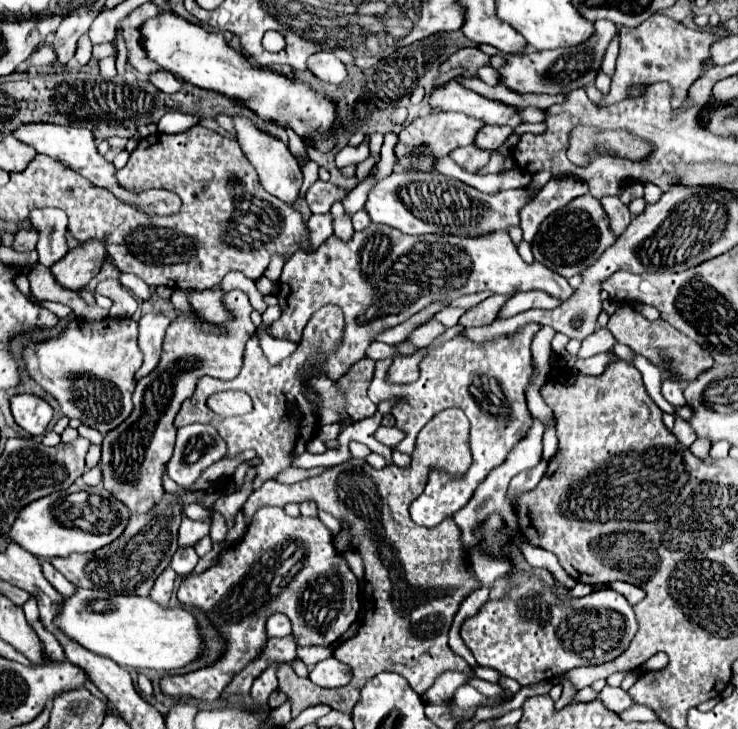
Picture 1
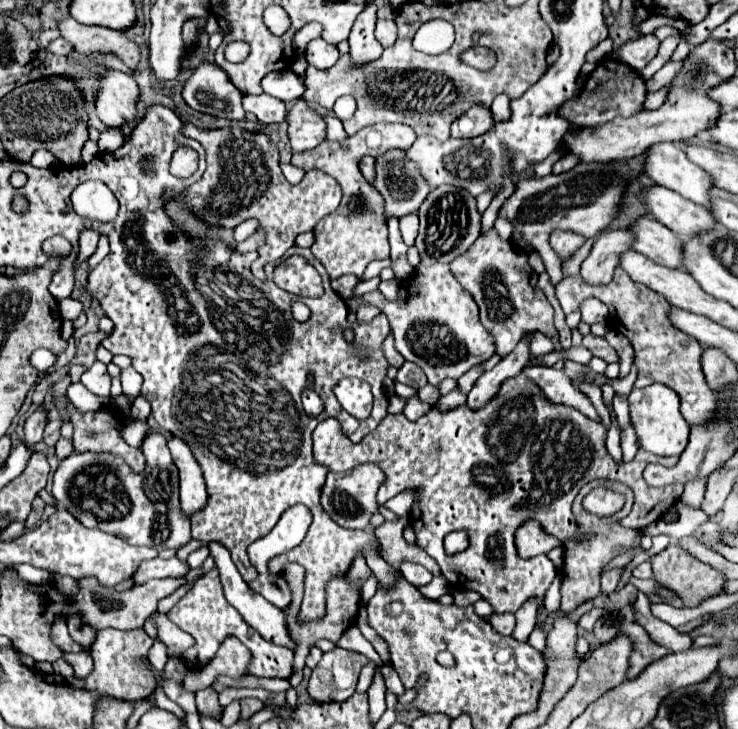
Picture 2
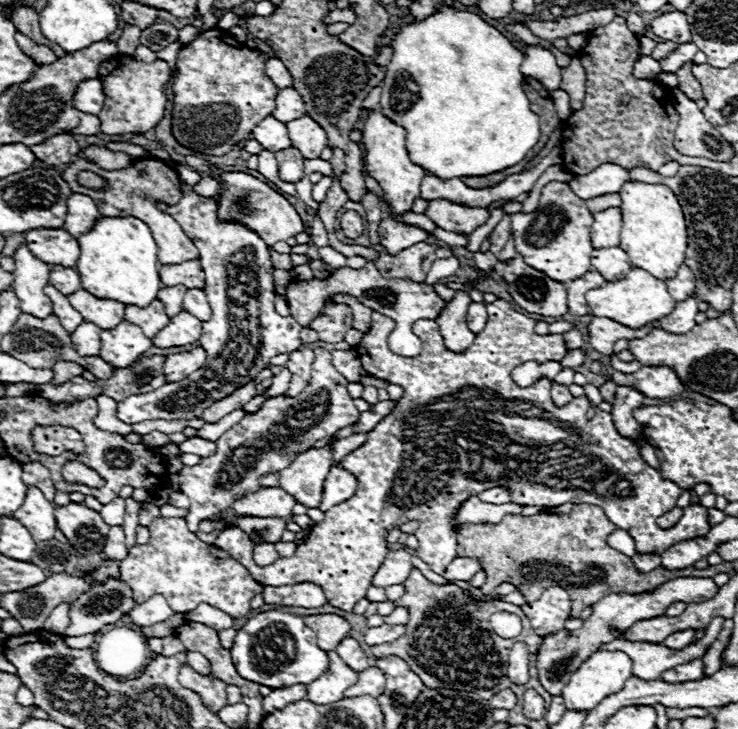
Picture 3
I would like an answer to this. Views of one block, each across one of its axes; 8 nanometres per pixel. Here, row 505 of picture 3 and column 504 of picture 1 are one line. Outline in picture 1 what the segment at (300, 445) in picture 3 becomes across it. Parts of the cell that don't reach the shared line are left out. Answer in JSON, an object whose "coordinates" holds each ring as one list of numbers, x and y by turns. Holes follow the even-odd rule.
{"coordinates":[[392,172,388,178,380,180,368,194,366,212,370,214,372,222,392,226,404,234,458,234,458,236,484,236,488,232,508,232,512,226,520,226,520,210,532,200,528,188,516,190,502,190,498,194,486,194,472,186,466,186,460,180,446,178,440,172]]}

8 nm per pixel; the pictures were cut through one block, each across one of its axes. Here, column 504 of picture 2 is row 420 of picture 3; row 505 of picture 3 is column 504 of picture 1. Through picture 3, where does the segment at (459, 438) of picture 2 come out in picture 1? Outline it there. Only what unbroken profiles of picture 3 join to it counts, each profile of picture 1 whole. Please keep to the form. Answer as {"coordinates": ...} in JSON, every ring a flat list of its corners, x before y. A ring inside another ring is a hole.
{"coordinates":[[528,324,510,338,494,340,486,346,476,346,466,338,454,336,419,363,420,376,410,384,390,384,388,368,392,358,376,362,376,374,368,388,368,396,374,402,388,398,406,398,392,408,396,428,406,434,402,442,394,446,404,454,414,452,418,426,424,426,434,414,446,408,462,408,470,420,470,450,472,464,466,474,452,476,444,470,430,470,430,484,410,506,410,516,416,524,430,524,430,512,446,512,446,496,472,496,484,478,500,466,508,452,528,434,532,426,532,414,526,404,526,388,532,382,536,368,530,352,532,340,540,330,538,324],[492,514,476,532,480,550,492,558,508,562,510,586,500,600,488,600,478,614,466,618,462,624,462,640,474,654,480,666,498,670,514,678,520,686,554,680,572,668,596,666,620,656,630,640,636,636,638,624,628,600,610,590,596,588,582,598,560,598,552,588,560,586,544,568,522,570,510,550,506,536,506,522,502,516]]}

